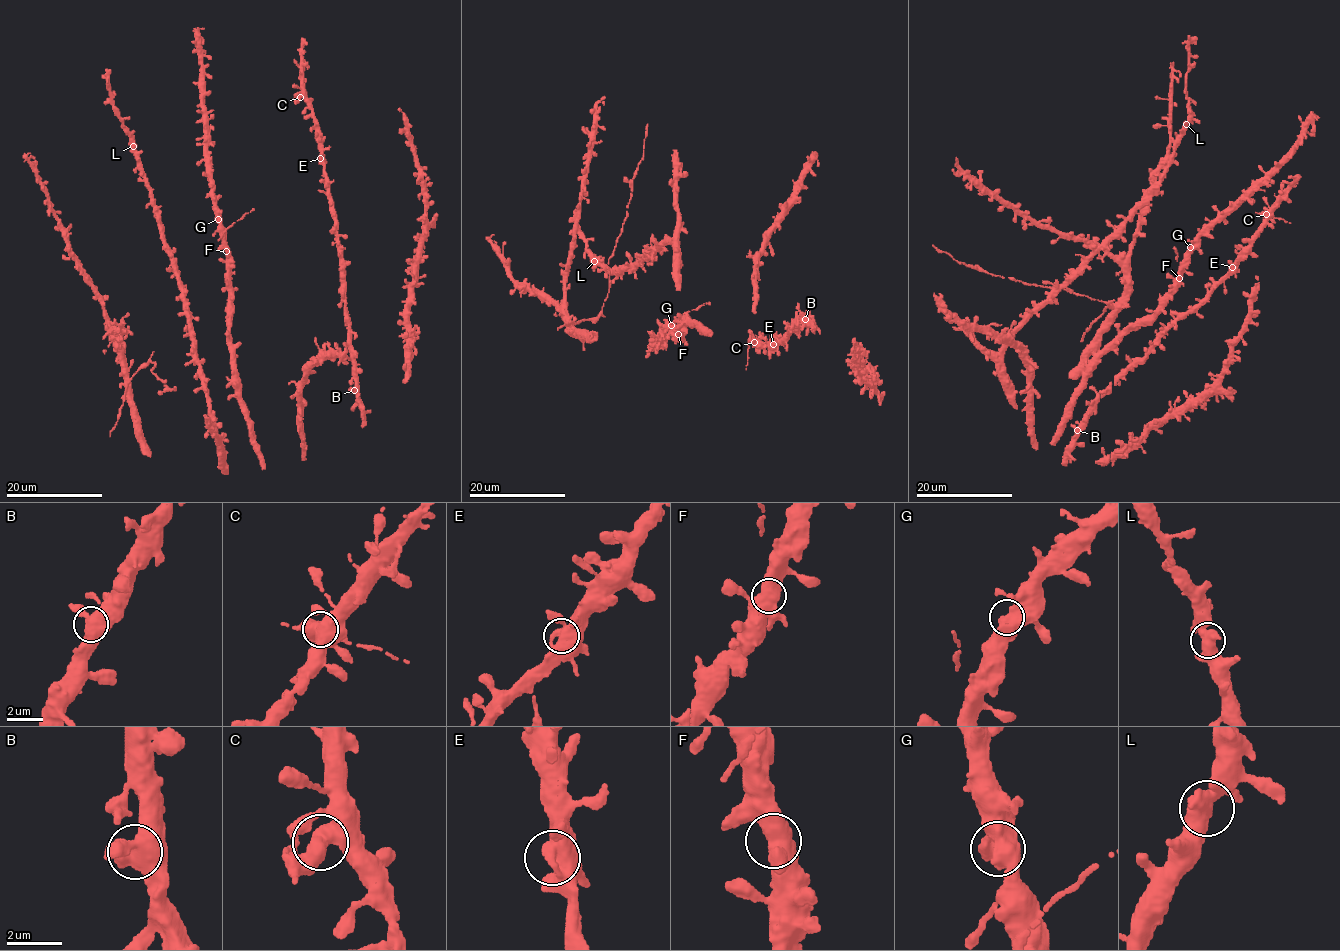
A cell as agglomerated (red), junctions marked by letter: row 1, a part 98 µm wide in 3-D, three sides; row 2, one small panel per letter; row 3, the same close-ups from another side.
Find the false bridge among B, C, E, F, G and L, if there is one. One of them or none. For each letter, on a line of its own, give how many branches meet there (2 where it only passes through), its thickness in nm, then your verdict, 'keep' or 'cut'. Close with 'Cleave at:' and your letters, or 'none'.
B: 2 branches meet; 550 nm thick; keep
C: 2 branches meet; 550 nm thick; cut
E: 2 branches meet; 440 nm thick; keep
F: 2 branches meet; 550 nm thick; keep
G: 2 branches meet; 600 nm thick; keep
L: 2 branches meet; 600 nm thick; keep
Cleave at: C

